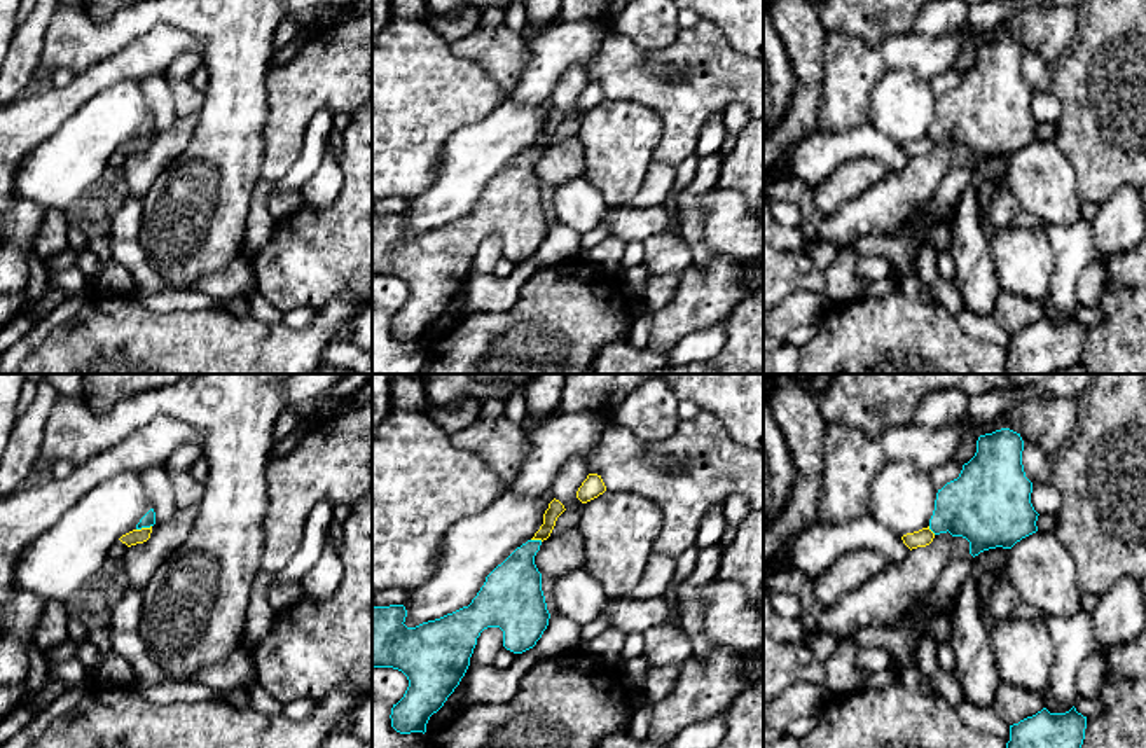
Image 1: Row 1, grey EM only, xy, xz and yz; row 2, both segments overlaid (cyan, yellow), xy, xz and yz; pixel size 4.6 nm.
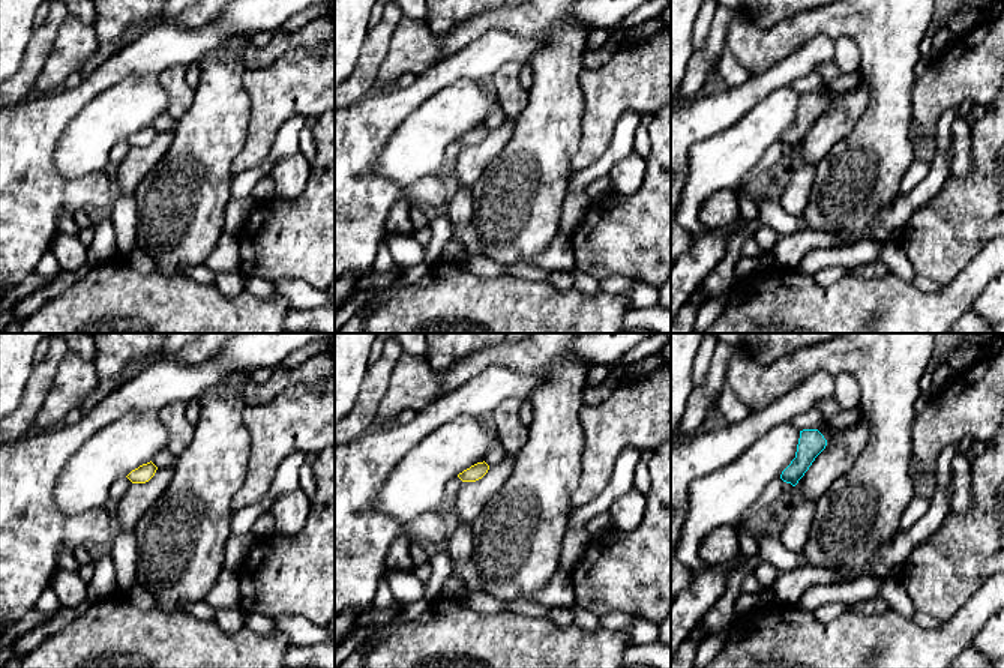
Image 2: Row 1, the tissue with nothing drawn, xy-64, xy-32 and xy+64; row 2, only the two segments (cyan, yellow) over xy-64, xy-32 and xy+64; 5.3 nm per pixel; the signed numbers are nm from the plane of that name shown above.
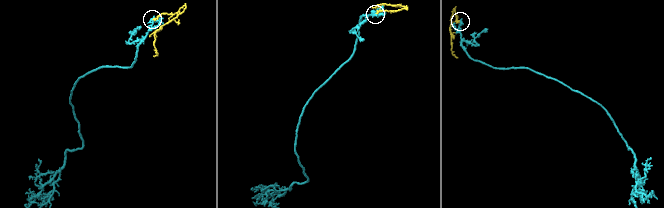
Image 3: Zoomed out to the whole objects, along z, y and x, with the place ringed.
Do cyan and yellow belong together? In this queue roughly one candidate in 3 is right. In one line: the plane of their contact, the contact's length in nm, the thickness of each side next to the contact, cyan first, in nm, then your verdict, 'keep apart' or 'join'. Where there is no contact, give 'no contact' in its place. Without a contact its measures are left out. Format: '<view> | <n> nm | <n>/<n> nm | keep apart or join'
xy | 80 nm | 60/70 nm | keep apart

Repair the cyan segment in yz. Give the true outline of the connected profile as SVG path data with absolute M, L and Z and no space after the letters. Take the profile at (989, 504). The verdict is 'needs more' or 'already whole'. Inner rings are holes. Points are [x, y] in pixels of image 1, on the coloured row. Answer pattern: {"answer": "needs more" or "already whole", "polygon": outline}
{"answer": "already whole", "polygon": "M1010 428L980 435L977 453L963 465L959 477L938 489L929 530L935 535L949 531L952 537L966 538L973 558L996 547L1011 549L1022 538L1036 533L1039 514L1031 503L1032 482L1025 477L1022 451L1020 433Z"}

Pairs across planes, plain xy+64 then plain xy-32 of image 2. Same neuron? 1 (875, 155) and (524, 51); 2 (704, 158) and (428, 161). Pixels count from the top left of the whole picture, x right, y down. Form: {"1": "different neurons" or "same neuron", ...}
{"1": "different neurons", "2": "same neuron"}

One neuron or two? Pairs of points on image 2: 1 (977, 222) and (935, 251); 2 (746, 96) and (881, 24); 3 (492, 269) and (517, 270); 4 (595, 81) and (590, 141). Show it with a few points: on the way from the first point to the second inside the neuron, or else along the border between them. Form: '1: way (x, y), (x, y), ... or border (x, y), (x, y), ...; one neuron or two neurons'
1: way (967, 222), (946, 240); one neuron
2: border (835, 36), (815, 35), (799, 47); two neurons
3: way (498, 270), (511, 270); one neuron
4: way (596, 96), (596, 126); one neuron

